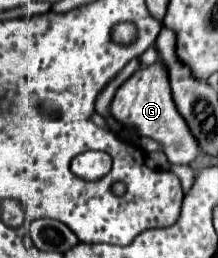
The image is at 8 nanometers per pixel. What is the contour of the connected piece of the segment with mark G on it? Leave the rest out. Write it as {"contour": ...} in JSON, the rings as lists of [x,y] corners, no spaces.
{"contour":[[[160,60],[146,68],[138,68],[116,90],[116,96],[110,104],[110,112],[120,124],[130,124],[138,130],[140,136],[156,140],[162,146],[162,152],[166,154],[170,164],[190,164],[200,152],[194,134],[190,132],[190,128],[186,128],[186,122],[174,108],[174,100],[170,96],[170,82],[166,76],[166,64],[162,64]]]}

